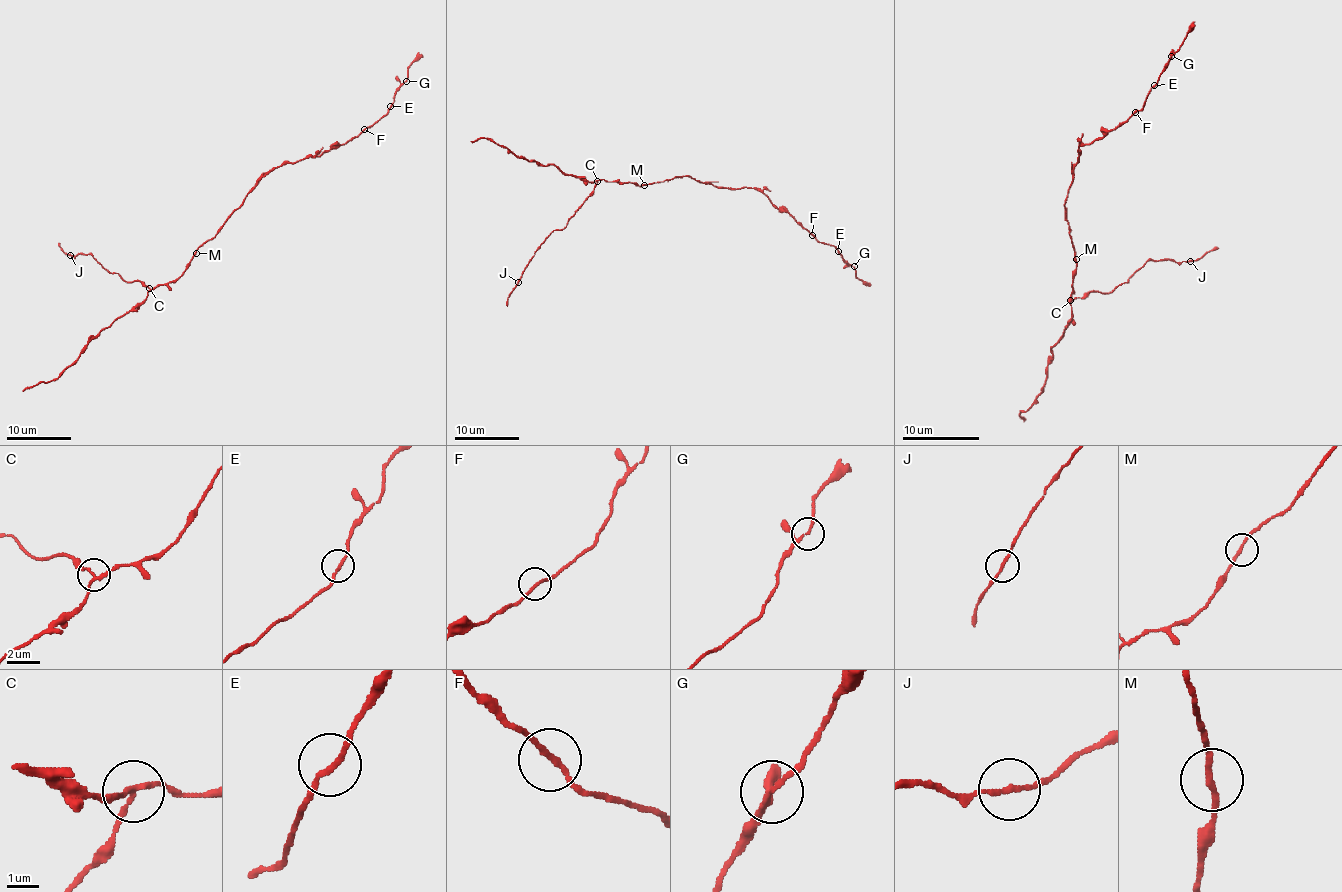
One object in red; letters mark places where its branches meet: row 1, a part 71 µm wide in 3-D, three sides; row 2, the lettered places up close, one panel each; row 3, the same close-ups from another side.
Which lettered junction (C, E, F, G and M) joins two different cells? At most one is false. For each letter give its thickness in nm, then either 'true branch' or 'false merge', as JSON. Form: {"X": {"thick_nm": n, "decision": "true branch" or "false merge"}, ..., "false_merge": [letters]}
{"C": {"thick_nm": 140, "decision": "false merge"}, "E": {"thick_nm": 170, "decision": "true branch"}, "F": {"thick_nm": 160, "decision": "true branch"}, "G": {"thick_nm": 120, "decision": "true branch"}, "M": {"thick_nm": 170, "decision": "true branch"}, "false_merge": ["C"]}

